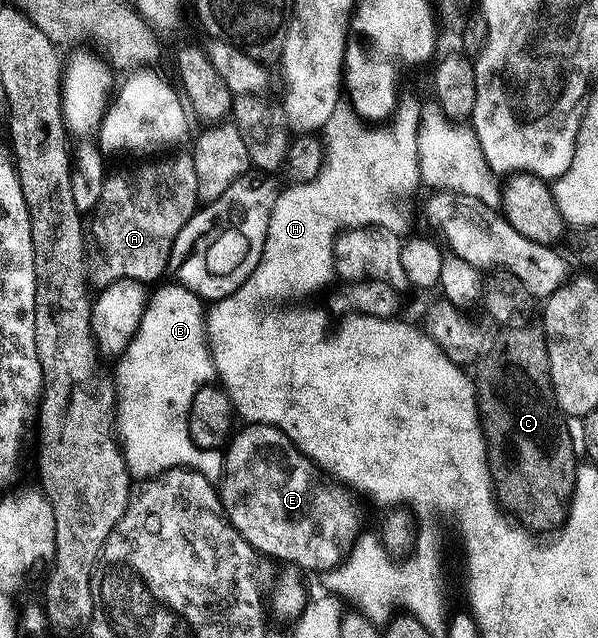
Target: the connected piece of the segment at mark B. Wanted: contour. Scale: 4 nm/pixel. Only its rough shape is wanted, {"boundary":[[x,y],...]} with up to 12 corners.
{"boundary":[[148,293],[116,361],[117,435],[144,482],[172,468],[220,481],[191,442],[191,398],[217,371],[206,305]]}

